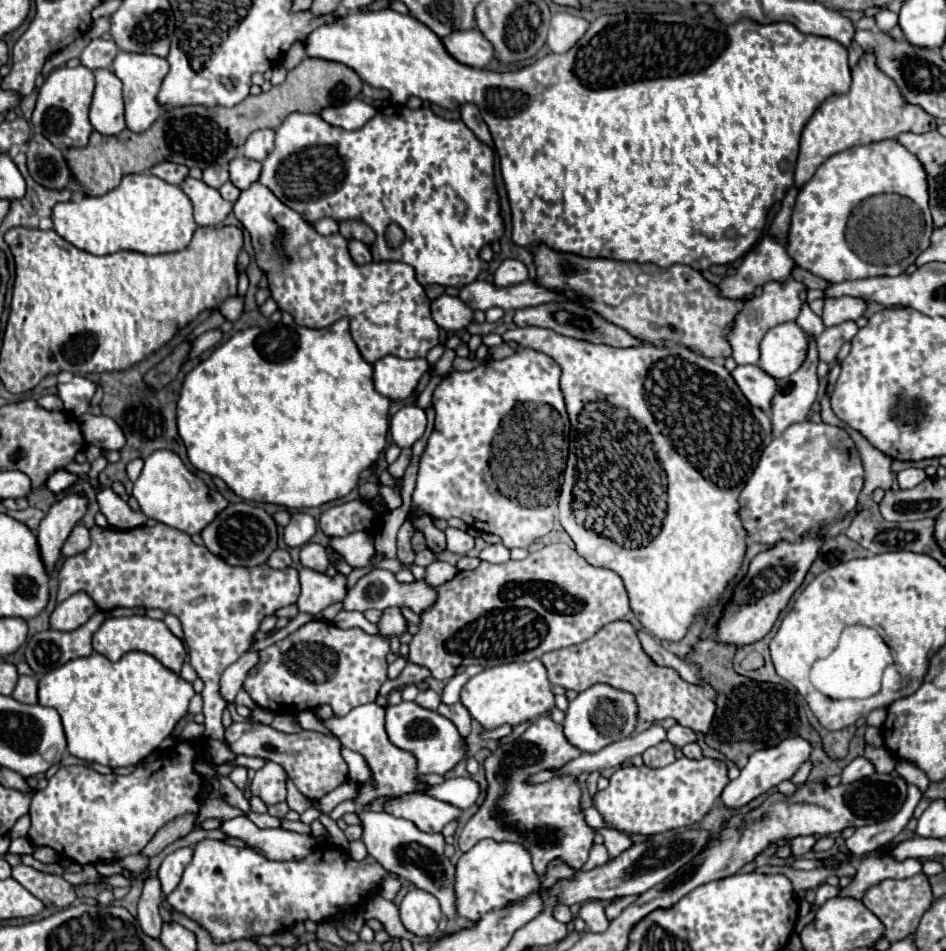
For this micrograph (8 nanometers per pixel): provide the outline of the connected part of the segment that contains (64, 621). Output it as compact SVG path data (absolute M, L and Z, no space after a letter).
M75 593L55 607L49 617L49 627L57 631L73 631L89 621L95 611L97 607L87 593Z

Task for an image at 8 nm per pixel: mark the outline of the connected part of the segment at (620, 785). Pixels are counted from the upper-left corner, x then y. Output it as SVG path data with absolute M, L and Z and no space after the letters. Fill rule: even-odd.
M681 757L661 769L629 765L619 767L611 775L609 787L593 795L593 807L601 813L605 827L625 831L629 835L657 835L701 821L727 783L729 777L725 761L709 757Z

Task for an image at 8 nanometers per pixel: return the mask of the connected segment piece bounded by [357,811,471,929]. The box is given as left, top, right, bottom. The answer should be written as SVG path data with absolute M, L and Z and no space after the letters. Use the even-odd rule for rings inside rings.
M359 811L357 813L363 821L363 841L367 847L367 853L375 857L387 871L409 879L415 887L425 889L433 893L439 903L441 911L449 921L455 921L461 929L465 925L471 925L469 919L463 919L455 913L455 893L453 893L453 875L455 867L453 863L443 855L445 839L441 833L425 833L417 829L411 821L393 817L391 813L373 813L373 811Z

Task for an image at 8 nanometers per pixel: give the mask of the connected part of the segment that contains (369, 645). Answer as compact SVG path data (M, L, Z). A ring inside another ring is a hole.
M391 607L383 611L377 629L377 635L369 635L363 629L339 629L329 621L309 621L287 639L261 651L259 663L249 671L245 679L245 691L259 707L269 709L275 715L293 715L299 711L313 711L321 705L329 705L335 717L345 717L345 713L349 713L351 709L377 699L379 687L387 679L385 657L389 653L389 639L401 637L407 631L407 619L403 617L401 609Z

